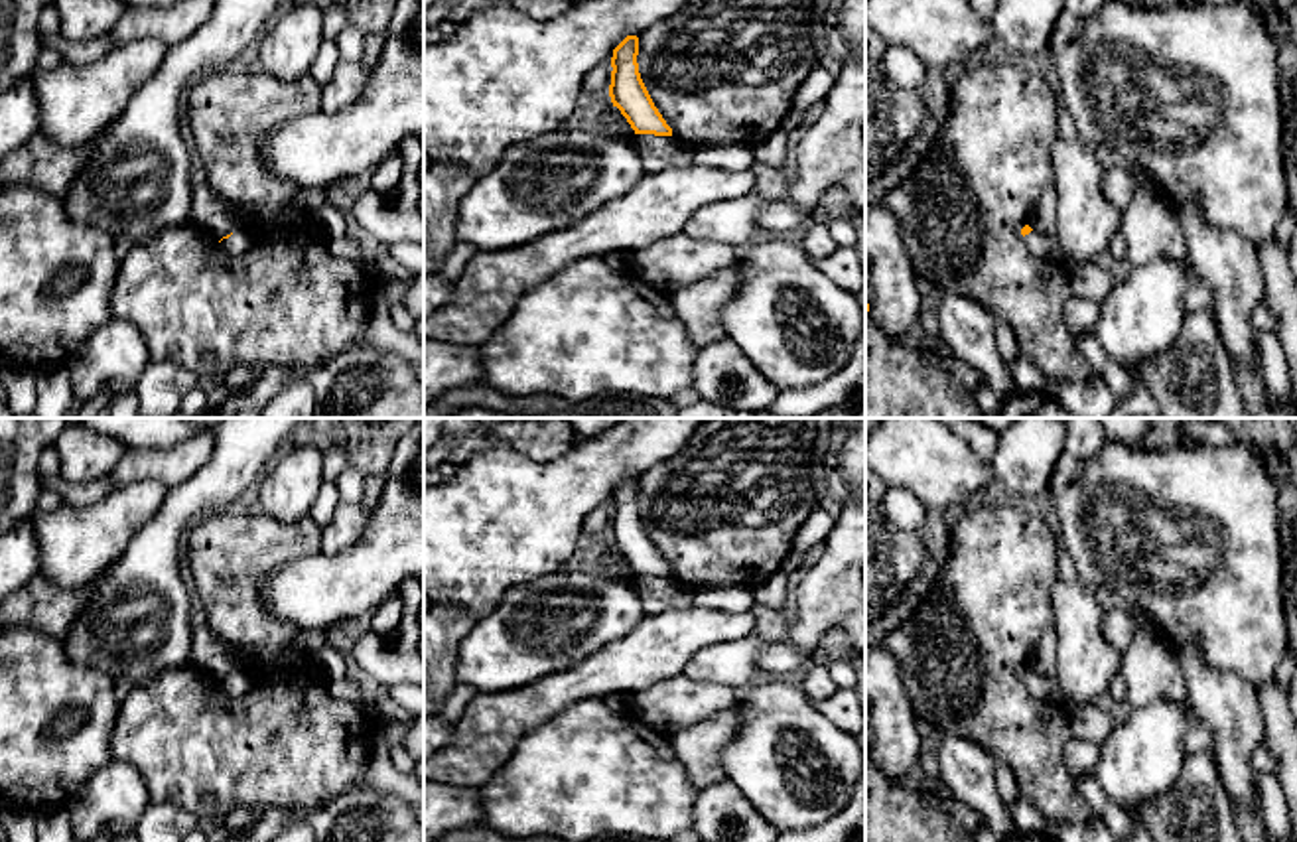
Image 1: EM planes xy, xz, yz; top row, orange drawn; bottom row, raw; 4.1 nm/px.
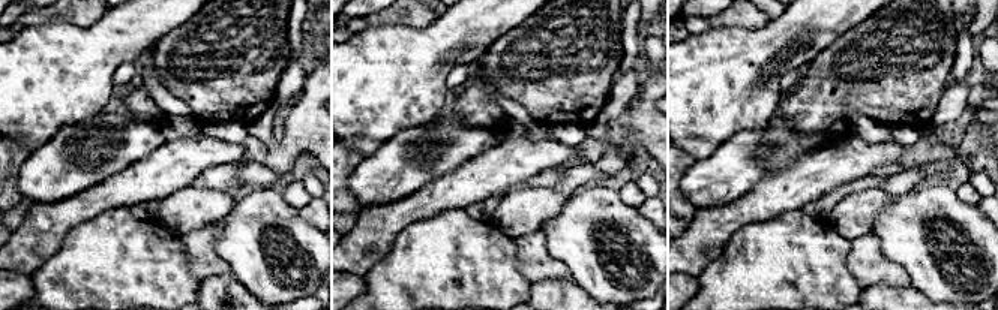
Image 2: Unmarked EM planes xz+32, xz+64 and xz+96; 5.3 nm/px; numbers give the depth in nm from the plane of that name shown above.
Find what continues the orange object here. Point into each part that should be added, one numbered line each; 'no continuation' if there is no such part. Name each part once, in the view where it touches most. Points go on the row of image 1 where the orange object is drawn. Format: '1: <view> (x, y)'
1: xy (239, 241)

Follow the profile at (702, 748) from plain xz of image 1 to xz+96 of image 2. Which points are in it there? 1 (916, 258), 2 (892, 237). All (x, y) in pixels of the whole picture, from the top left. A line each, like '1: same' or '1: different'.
1: different
2: different

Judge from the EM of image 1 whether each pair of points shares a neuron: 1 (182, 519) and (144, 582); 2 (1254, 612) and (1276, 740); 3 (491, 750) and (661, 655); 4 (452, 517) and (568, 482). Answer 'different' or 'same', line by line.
1: same
2: different
3: same
4: same

